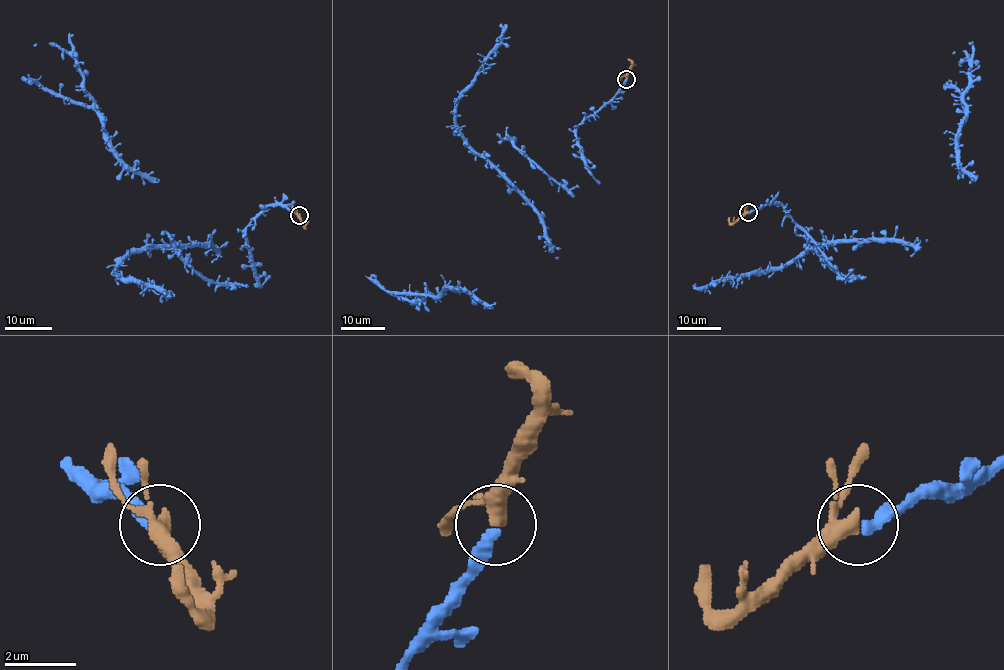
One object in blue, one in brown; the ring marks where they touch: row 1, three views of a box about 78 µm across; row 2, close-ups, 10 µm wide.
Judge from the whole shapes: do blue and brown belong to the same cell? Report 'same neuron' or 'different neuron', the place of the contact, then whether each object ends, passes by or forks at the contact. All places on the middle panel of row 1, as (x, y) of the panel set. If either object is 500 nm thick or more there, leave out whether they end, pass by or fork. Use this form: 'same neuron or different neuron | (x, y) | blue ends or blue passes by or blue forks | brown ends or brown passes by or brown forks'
same neuron | (626, 79) | blue ends | brown forks

